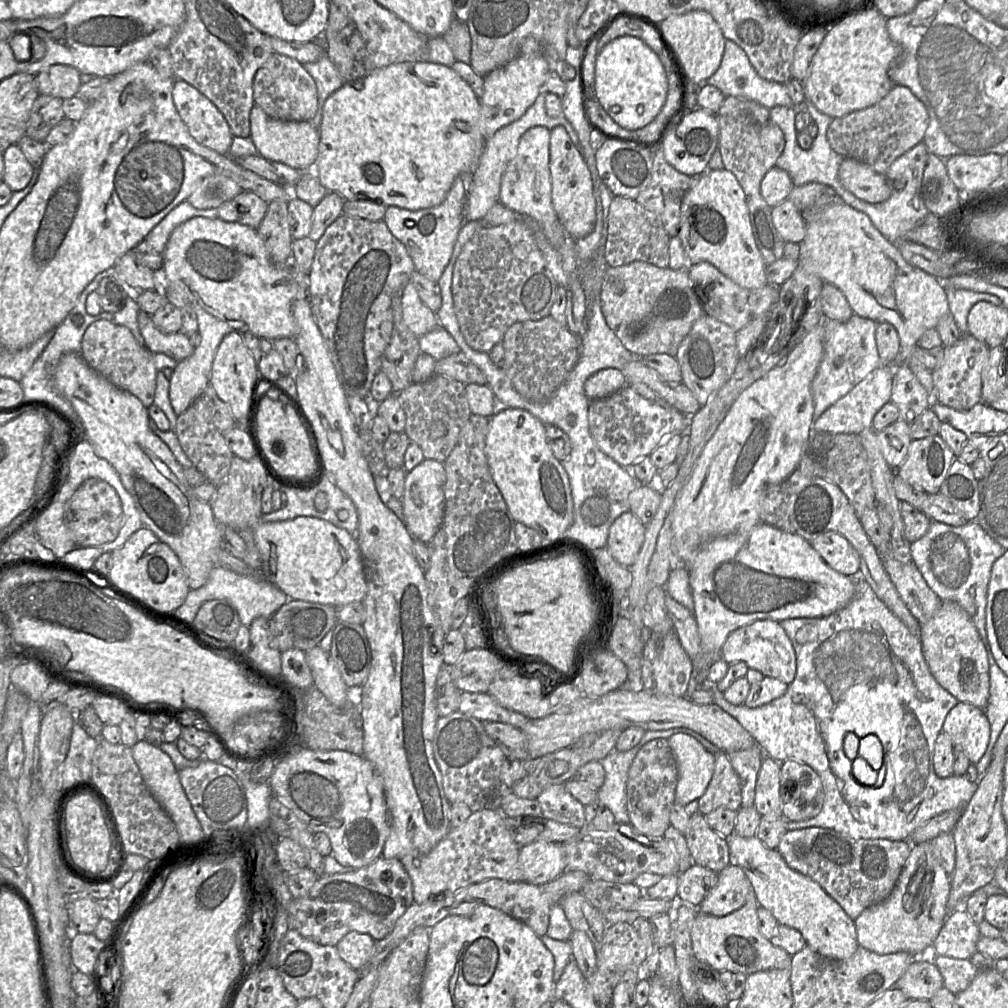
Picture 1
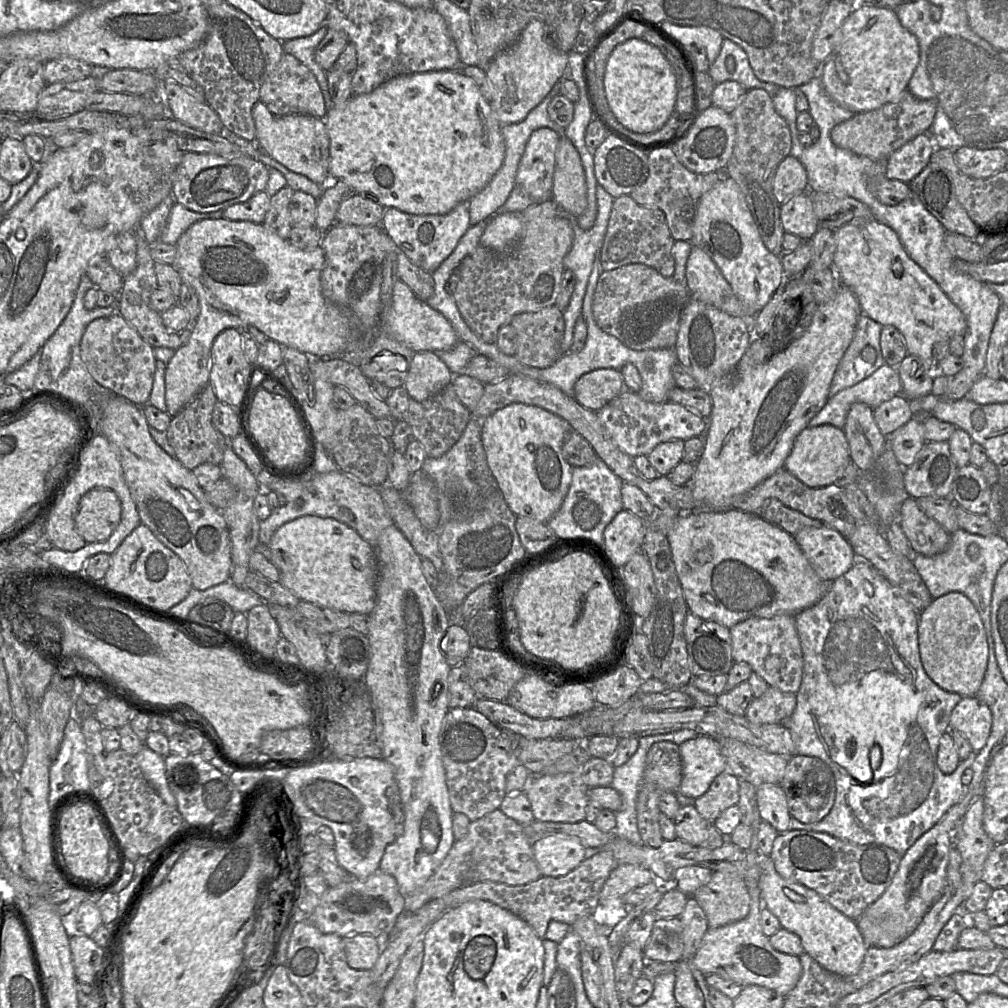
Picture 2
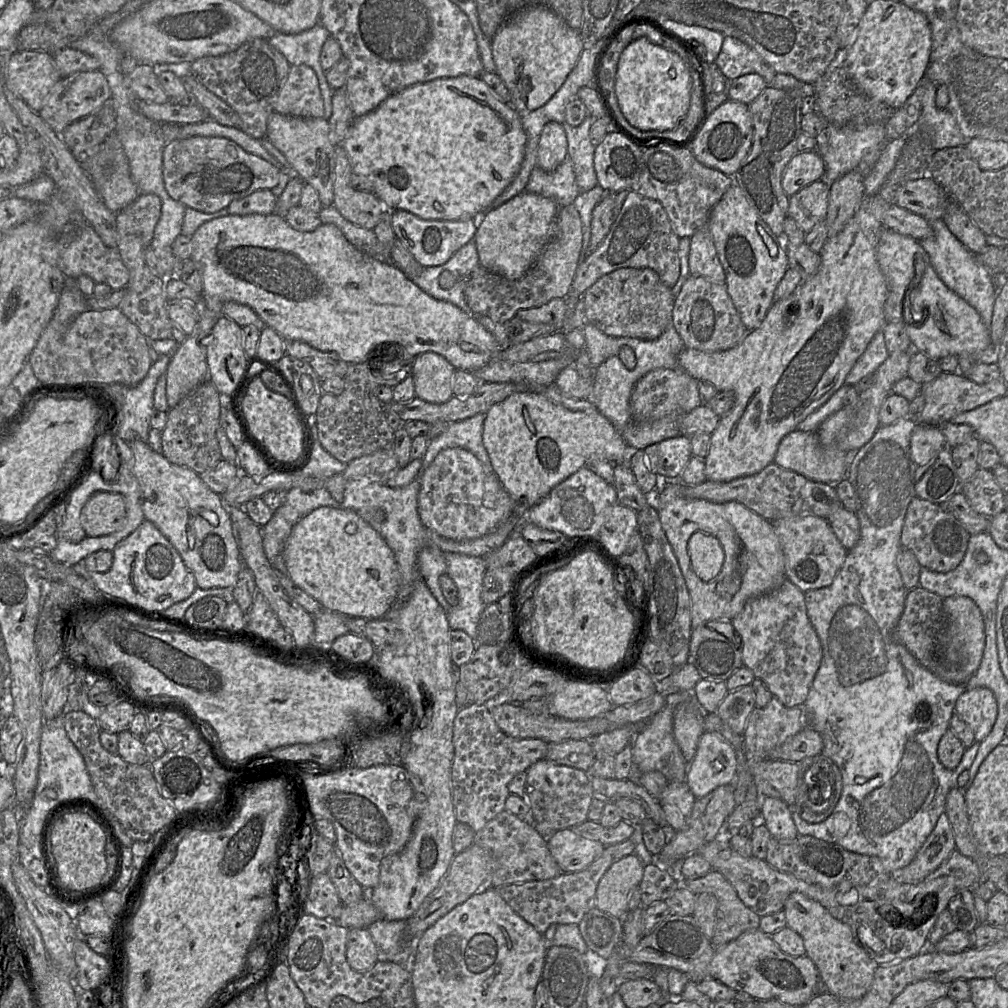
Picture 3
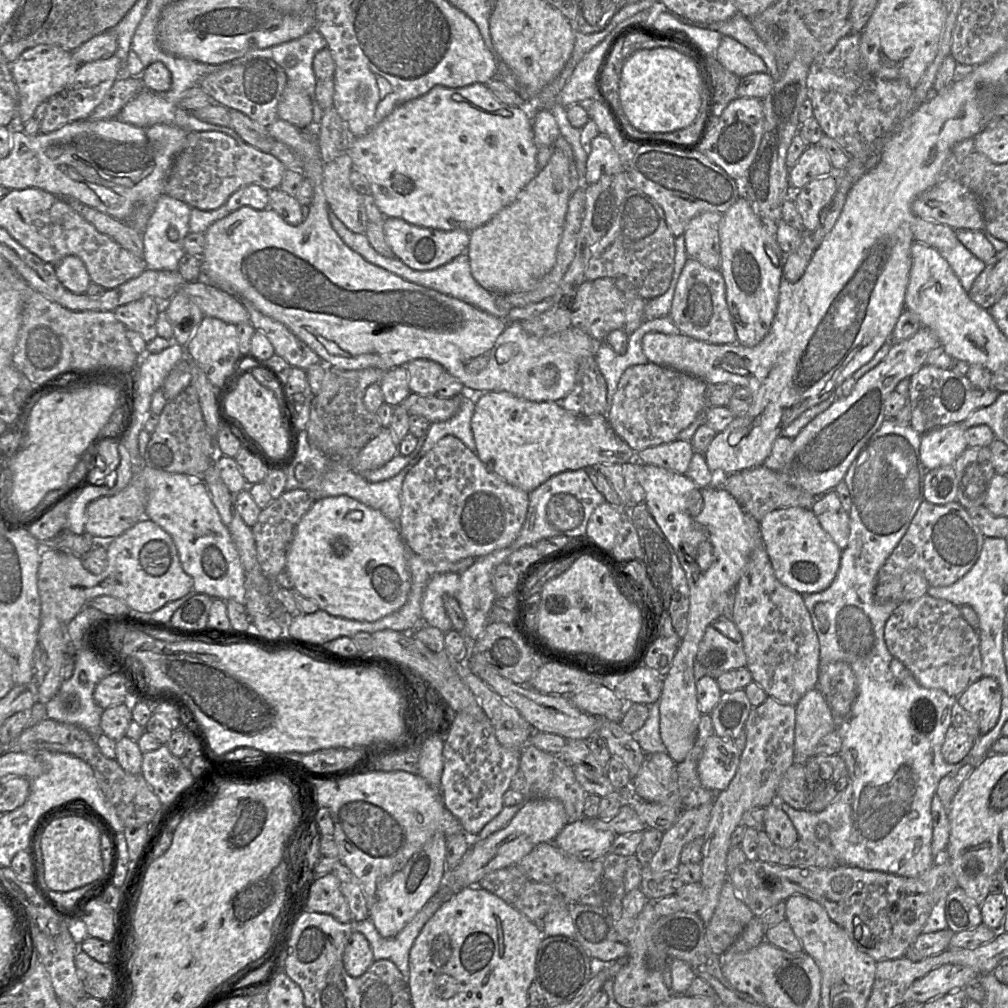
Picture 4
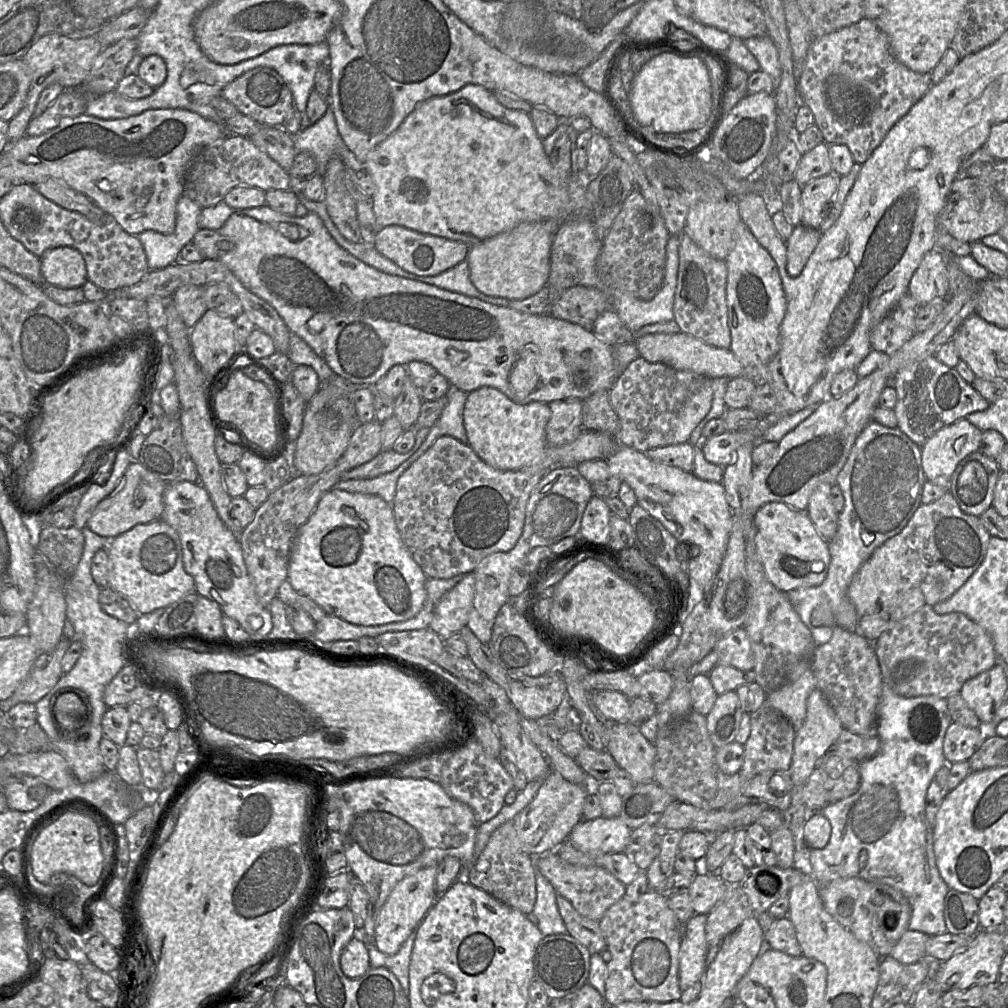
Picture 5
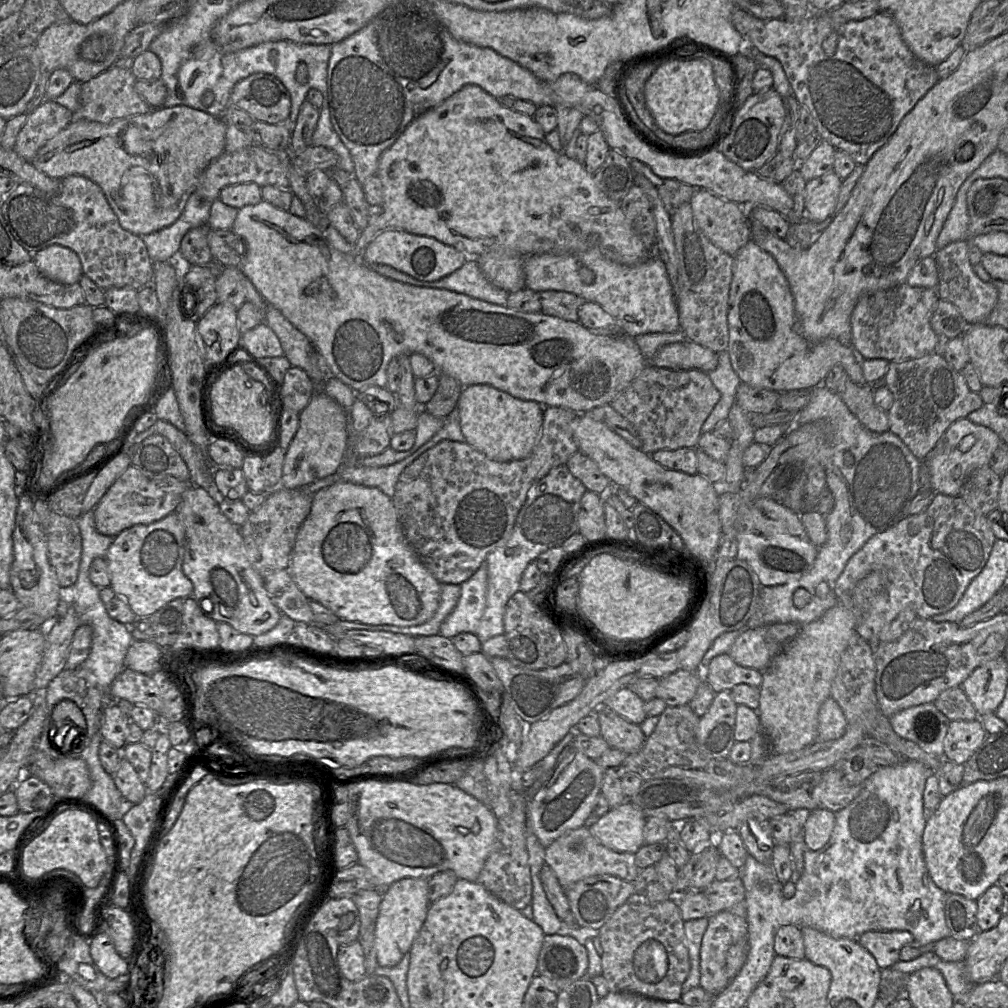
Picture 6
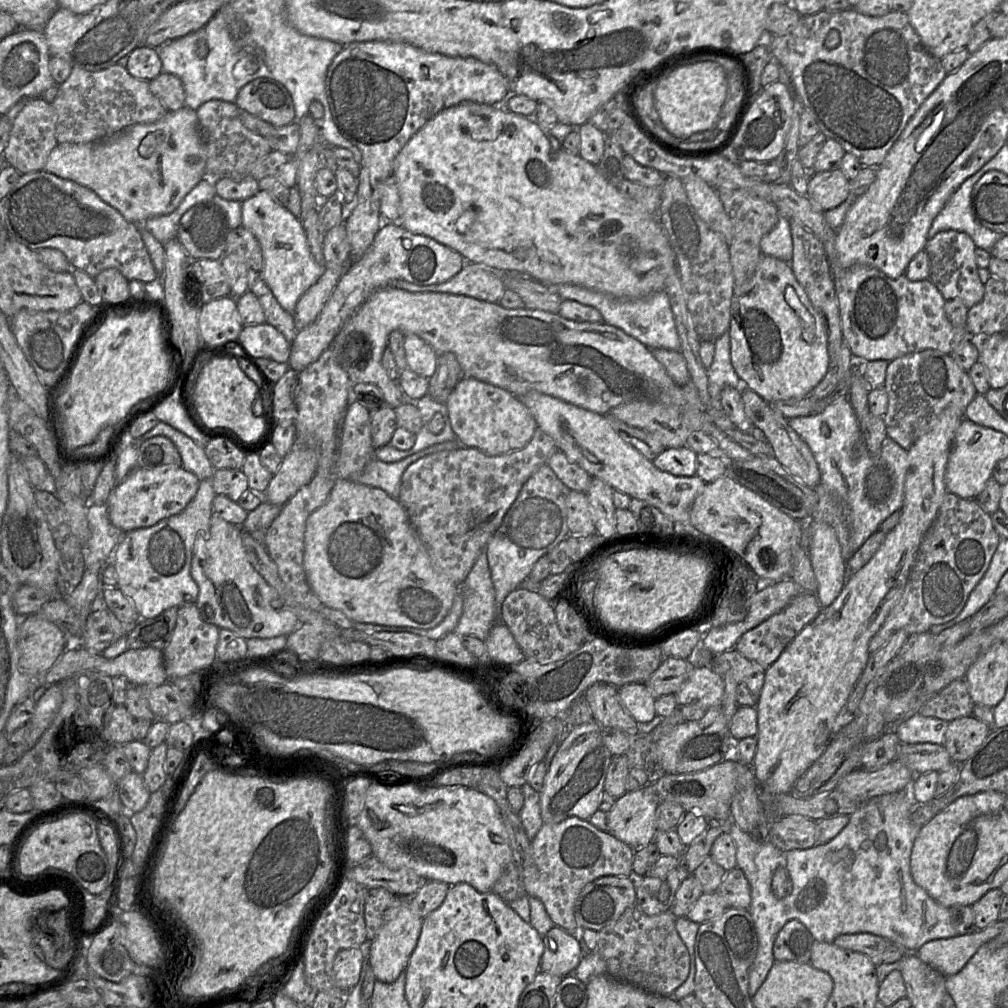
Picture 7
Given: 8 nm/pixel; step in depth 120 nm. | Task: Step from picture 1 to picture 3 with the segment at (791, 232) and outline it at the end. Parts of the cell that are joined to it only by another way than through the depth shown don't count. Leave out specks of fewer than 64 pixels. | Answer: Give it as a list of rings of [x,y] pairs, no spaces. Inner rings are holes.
[[[823,178],[803,187],[789,197],[787,216],[808,233],[827,213],[830,184]]]

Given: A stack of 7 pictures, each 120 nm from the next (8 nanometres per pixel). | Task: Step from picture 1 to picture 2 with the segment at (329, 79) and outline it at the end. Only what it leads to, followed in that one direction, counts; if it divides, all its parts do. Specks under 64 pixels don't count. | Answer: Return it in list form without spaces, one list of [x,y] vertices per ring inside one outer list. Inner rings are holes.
[[[322,26],[310,36],[282,41],[283,50],[298,59],[315,75],[325,102],[326,112],[332,107],[328,91],[327,72],[315,60],[315,50],[327,33],[327,27]]]

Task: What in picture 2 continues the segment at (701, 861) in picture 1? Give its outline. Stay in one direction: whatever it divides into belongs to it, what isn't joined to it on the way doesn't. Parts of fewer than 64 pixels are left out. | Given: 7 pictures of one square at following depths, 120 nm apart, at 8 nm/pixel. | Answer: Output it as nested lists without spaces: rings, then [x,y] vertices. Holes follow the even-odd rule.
[[[694,805],[681,806],[673,821],[677,838],[693,846],[715,849],[729,838],[704,819]]]

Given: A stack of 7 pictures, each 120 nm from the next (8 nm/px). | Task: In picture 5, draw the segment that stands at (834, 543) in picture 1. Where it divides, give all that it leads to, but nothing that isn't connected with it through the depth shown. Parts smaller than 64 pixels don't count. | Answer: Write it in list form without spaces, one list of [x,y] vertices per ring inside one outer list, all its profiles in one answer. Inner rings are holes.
[[[769,502],[754,514],[755,544],[765,573],[773,585],[788,592],[797,587],[818,586],[828,572],[830,552],[806,511],[793,509],[783,502]]]

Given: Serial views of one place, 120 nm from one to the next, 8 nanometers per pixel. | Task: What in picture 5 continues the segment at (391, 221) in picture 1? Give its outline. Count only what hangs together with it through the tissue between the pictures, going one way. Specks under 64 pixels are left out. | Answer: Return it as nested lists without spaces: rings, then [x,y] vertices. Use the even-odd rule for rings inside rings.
[[[399,225],[379,228],[374,248],[403,270],[419,276],[438,275],[467,260],[470,246],[464,242],[422,234]]]

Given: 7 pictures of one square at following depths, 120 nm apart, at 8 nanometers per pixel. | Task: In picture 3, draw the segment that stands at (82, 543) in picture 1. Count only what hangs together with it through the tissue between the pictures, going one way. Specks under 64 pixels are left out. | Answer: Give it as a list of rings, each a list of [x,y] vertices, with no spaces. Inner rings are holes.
[[[97,492],[92,495],[80,514],[80,522],[88,537],[107,536],[124,526],[126,503],[123,495]]]

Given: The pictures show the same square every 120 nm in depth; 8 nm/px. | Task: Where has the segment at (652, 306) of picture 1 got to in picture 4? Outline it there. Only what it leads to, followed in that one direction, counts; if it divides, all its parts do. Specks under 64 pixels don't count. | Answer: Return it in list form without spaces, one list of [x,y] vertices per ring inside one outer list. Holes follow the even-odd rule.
[[[604,277],[584,280],[576,289],[571,305],[571,323],[597,341],[604,341],[613,330],[623,330],[628,335],[645,322],[644,307],[650,299],[640,296],[634,285],[625,277]]]

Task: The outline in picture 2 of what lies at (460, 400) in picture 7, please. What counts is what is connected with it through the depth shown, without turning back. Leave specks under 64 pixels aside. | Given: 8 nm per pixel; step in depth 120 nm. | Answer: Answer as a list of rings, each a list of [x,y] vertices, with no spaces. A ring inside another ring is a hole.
[[[523,403],[509,404],[482,421],[482,444],[486,461],[510,510],[516,516],[547,521],[559,510],[572,479],[572,466],[565,460],[562,447],[570,426],[558,415],[541,407]]]

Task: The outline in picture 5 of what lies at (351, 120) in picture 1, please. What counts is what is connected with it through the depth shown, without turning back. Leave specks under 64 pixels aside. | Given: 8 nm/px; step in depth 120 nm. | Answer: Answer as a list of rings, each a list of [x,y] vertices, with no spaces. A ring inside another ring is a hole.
[[[467,84],[458,91],[443,96],[435,96],[420,103],[400,126],[378,144],[361,163],[362,167],[366,168],[371,174],[375,183],[375,193],[372,200],[374,215],[379,228],[399,225],[422,234],[461,241],[470,246],[510,231],[523,222],[554,219],[562,223],[572,217],[591,218],[592,221],[592,204],[588,198],[587,185],[596,176],[589,176],[585,170],[581,170],[577,174],[571,171],[568,179],[561,179],[543,149],[542,139],[538,136],[530,115],[523,111],[504,107],[496,99],[493,92],[479,84]]]

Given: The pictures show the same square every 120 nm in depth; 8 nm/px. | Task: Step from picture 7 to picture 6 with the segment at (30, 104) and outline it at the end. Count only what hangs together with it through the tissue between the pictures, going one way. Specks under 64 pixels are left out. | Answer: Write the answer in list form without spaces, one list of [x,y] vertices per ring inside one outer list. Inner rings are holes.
[[[45,99],[21,127],[13,150],[31,162],[38,150],[72,121],[68,108]]]

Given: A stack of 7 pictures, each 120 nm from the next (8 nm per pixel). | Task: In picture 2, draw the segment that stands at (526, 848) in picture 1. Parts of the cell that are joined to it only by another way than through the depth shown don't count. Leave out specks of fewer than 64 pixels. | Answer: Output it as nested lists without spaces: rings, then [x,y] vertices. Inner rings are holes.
[[[558,834],[533,839],[532,848],[542,876],[549,877],[568,874],[590,853],[578,840]]]

